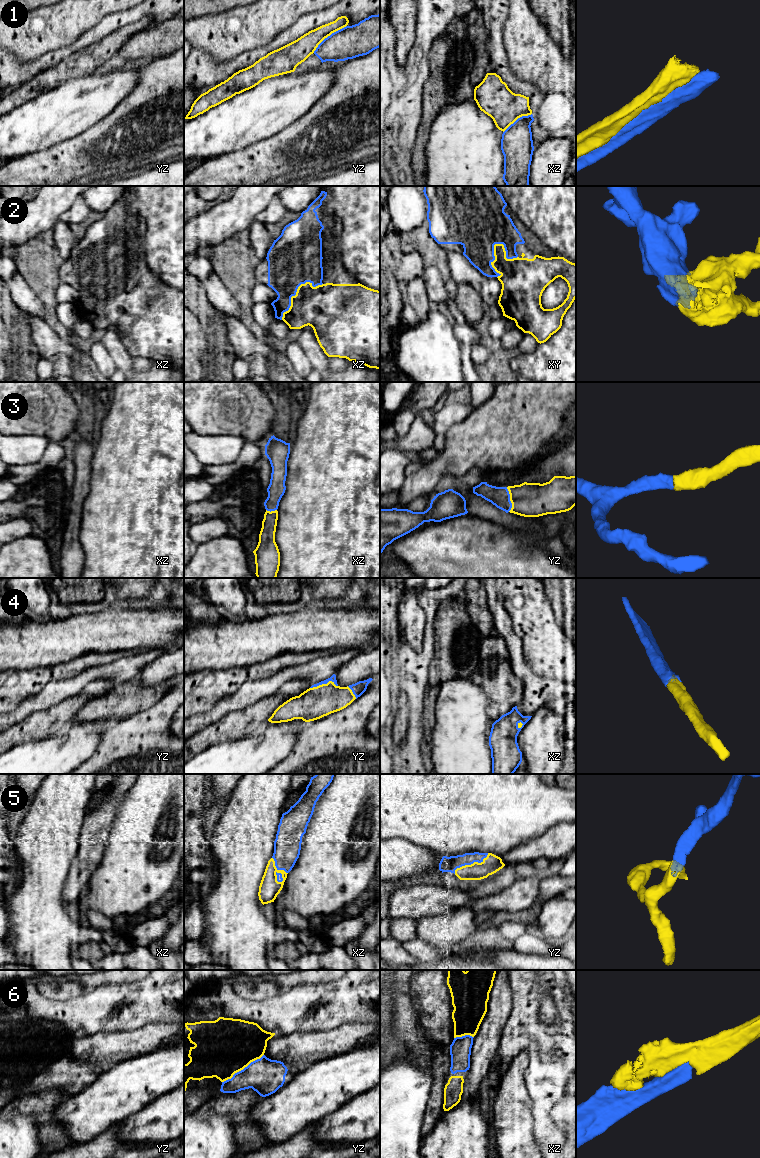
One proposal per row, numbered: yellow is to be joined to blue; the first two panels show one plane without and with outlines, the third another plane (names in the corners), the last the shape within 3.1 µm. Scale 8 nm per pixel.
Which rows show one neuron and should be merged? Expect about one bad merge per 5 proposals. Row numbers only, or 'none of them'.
2, 3, 4, 5, 6

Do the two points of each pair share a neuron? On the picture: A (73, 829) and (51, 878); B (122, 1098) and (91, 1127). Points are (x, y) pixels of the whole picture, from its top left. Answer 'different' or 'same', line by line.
A: same
B: same

